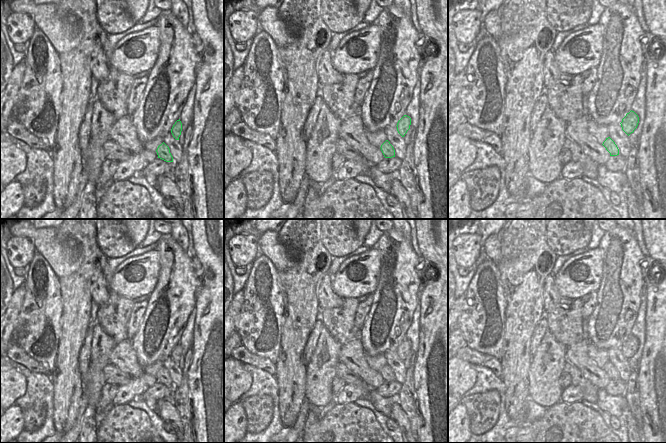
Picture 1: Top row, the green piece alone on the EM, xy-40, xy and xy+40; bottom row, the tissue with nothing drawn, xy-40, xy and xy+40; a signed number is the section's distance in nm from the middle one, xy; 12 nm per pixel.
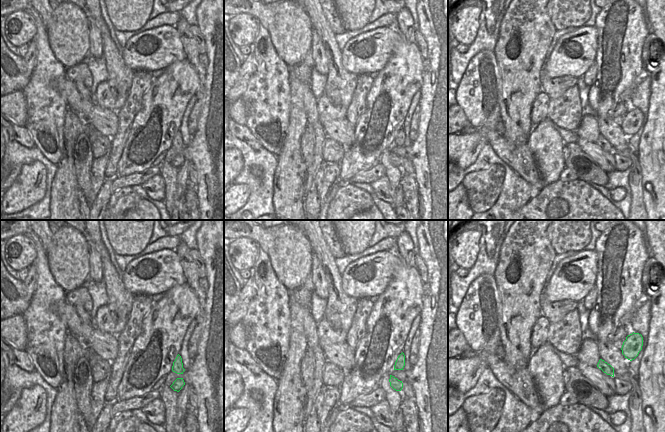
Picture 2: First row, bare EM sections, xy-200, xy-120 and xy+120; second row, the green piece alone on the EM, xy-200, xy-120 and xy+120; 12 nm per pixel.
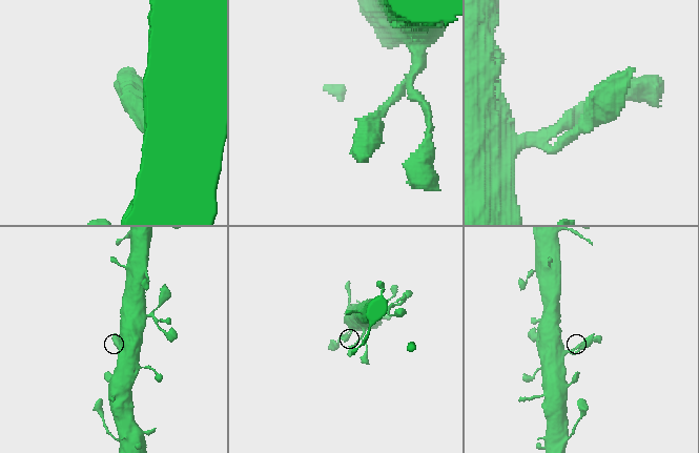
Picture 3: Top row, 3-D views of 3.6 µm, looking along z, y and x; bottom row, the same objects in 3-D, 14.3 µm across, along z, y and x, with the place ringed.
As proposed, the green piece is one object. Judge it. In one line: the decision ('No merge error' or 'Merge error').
No merge error.

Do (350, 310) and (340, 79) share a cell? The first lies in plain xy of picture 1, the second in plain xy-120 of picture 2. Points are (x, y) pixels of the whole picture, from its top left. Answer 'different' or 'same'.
same

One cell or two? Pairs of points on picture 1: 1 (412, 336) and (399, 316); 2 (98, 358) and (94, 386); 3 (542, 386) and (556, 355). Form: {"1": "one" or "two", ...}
{"1": "two", "2": "one", "3": "one"}

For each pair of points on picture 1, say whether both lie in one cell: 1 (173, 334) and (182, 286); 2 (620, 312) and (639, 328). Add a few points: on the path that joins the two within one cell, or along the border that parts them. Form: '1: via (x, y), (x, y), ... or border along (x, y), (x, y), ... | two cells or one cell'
1: via (173, 322), (173, 304), (179, 298) | one cell
2: border along (641, 302), (637, 318), (630, 333) | two cells

